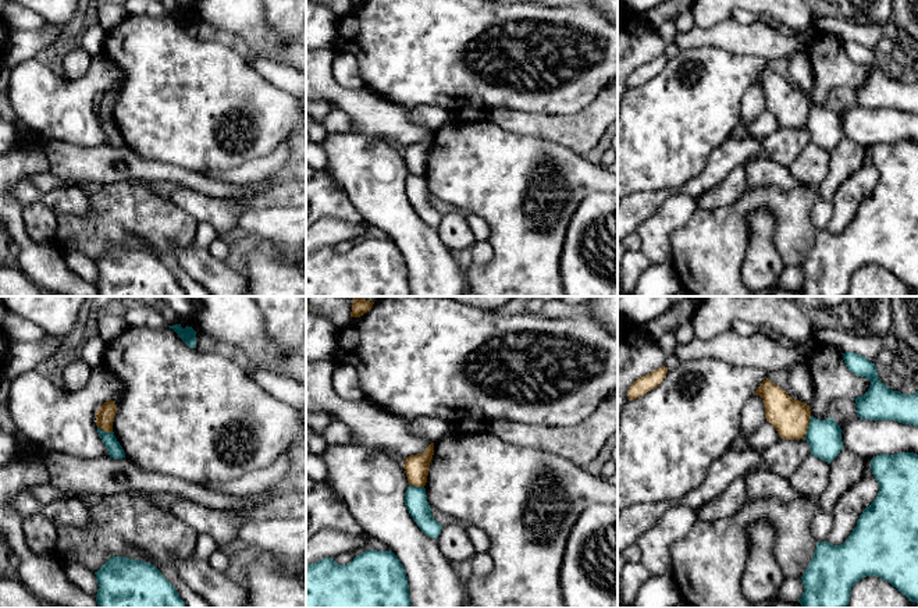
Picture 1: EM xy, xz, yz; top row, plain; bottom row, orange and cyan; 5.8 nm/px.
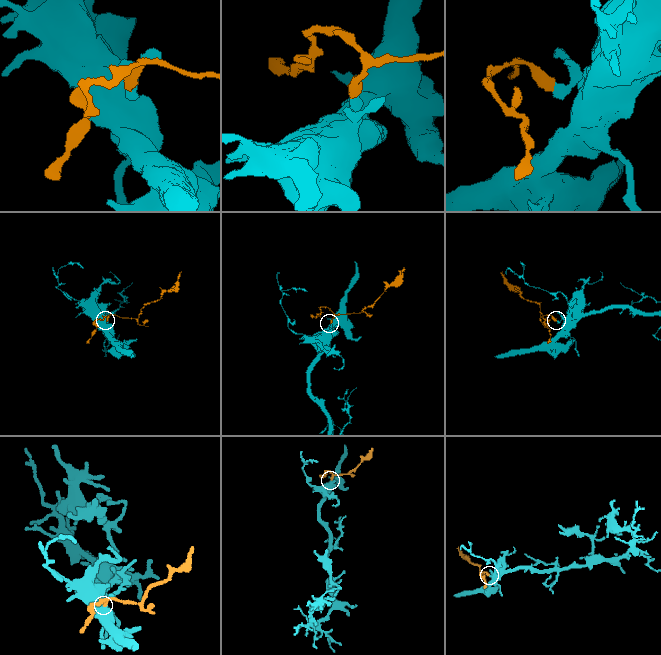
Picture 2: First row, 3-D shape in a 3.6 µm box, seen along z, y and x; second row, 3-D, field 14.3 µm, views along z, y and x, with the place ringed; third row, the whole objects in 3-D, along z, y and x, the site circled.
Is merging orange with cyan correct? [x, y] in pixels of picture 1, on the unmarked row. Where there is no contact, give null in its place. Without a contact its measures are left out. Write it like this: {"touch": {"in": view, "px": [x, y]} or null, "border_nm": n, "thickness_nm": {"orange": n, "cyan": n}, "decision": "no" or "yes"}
{"touch": {"in": "yz", "px": [807, 116]}, "border_nm": 130, "thickness_nm": {"orange": 220, "cyan": 190}, "decision": "no"}

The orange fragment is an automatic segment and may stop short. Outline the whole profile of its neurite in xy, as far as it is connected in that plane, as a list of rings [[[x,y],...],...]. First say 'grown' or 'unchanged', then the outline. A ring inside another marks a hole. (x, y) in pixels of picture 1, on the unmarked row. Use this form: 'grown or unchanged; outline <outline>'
unchanged; outline [[[114,89],[104,90],[96,102],[96,114],[106,121],[113,120],[113,110],[117,102],[117,93]]]

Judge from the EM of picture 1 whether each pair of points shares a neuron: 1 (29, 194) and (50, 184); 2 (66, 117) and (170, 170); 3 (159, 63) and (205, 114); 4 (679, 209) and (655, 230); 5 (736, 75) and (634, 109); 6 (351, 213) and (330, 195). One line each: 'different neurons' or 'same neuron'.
1: different neurons
2: different neurons
3: same neuron
4: same neuron
5: same neuron
6: same neuron

